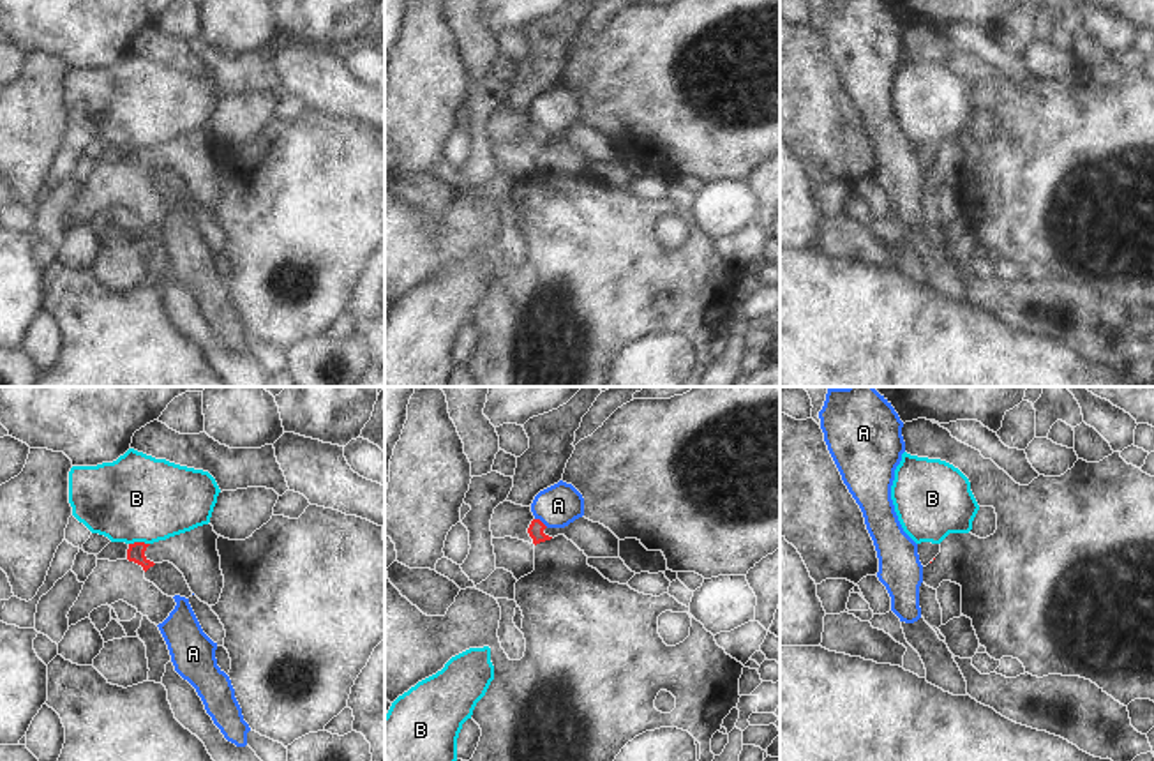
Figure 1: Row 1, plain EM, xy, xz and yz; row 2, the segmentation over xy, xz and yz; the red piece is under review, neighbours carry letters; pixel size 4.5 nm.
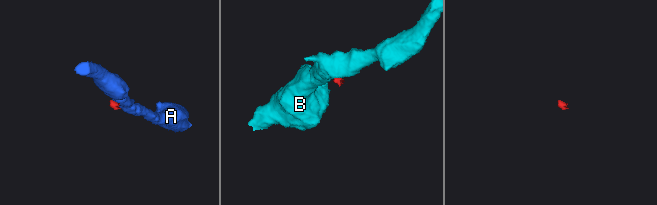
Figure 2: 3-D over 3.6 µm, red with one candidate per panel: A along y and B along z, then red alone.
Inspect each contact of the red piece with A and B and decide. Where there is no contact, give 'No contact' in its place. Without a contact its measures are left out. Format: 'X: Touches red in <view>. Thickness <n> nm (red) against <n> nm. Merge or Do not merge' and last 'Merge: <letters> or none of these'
A: Touches red in xz. Thickness 70 nm (red) against 190 nm. Do not merge
B: Touches red in xy. Thickness 80 nm (red) against 400 nm. Do not merge
Merge: none of these.

